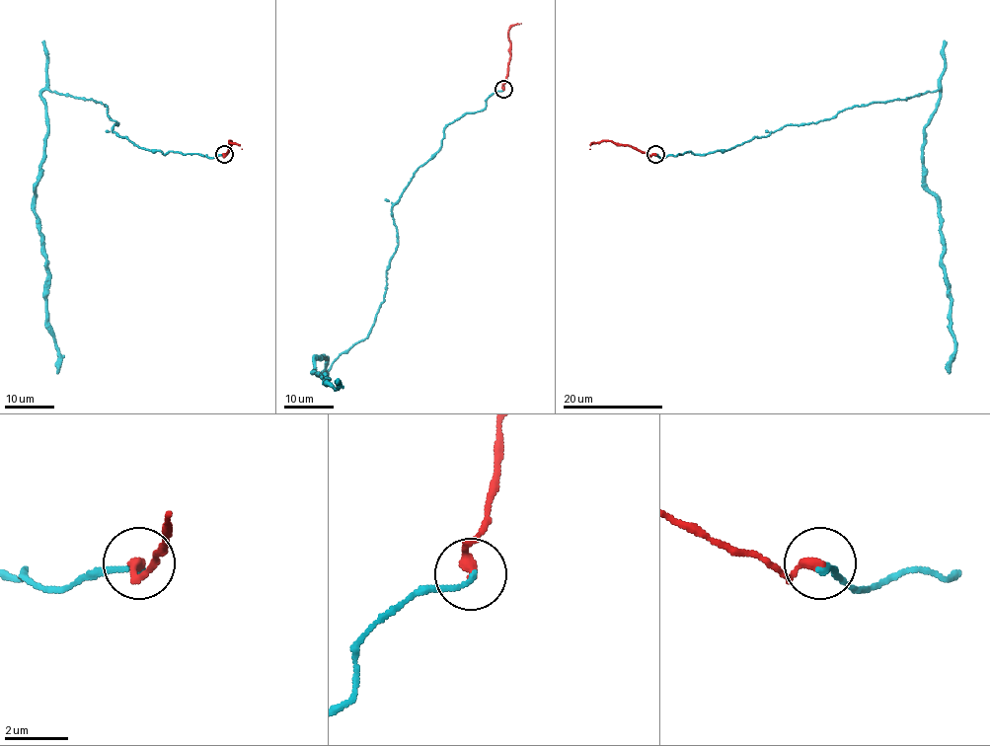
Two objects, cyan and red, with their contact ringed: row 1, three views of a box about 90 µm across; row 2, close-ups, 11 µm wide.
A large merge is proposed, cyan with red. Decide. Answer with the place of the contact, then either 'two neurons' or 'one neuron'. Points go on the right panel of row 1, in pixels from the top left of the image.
(655, 154) | one neuron

